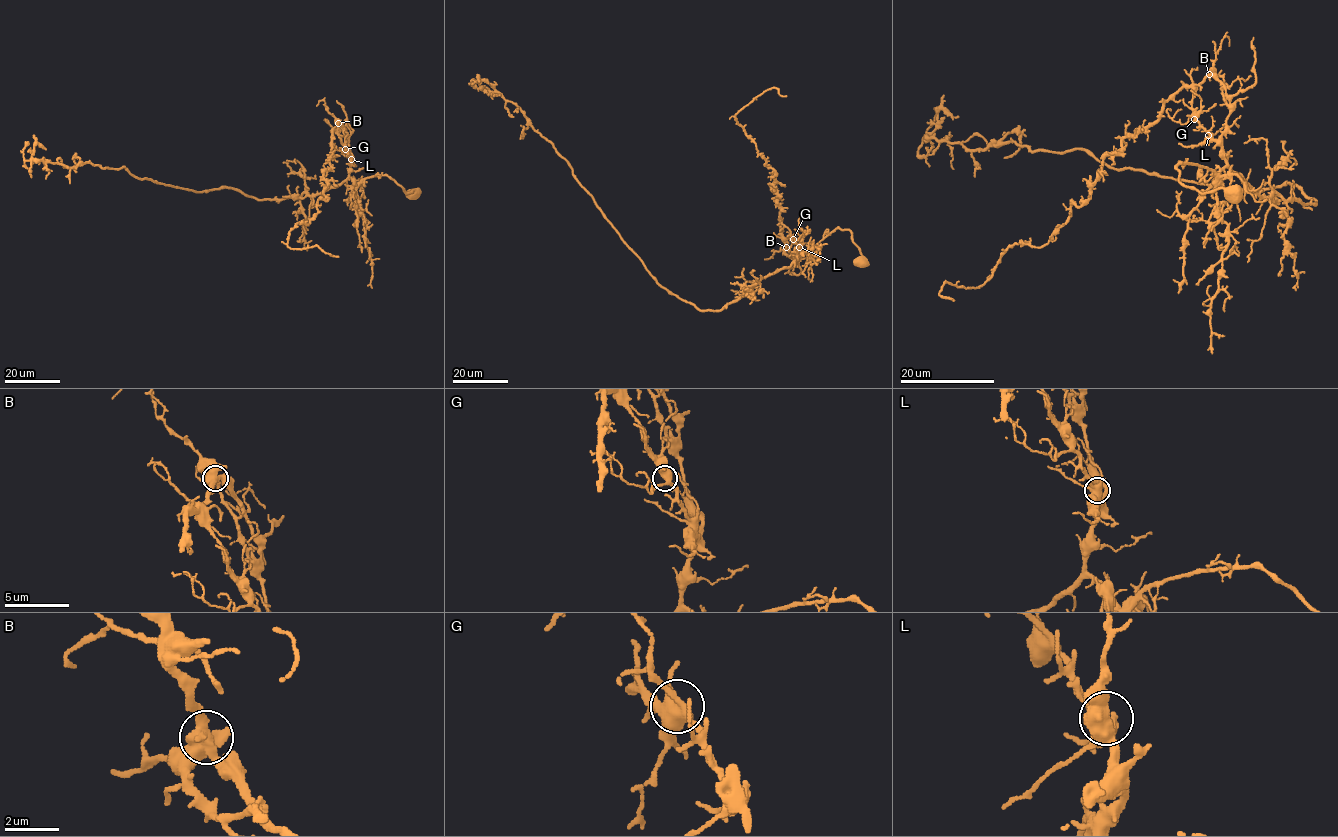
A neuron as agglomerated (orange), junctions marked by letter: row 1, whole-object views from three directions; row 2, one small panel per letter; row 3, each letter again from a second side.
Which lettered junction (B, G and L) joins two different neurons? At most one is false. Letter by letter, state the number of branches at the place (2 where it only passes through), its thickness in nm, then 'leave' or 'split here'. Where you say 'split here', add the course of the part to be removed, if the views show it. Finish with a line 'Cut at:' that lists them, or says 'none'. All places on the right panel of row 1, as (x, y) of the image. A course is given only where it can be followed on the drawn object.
B: 5 branches meet; 500 nm thick; split here; foreign part runs (1210, 74), (1103, 159), (1090, 195), (1046, 244), (1010, 245), (978, 287), (945, 283), (939, 294), (953, 300)
G: 4 branches meet; 440 nm thick; leave
L: 4 branches meet; 500 nm thick; leave
Cut at: B

